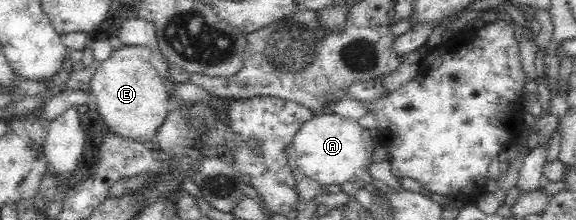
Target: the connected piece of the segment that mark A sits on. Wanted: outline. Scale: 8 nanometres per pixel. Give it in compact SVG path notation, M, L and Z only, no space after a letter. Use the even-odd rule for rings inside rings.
M334 112L315 113L292 138L297 154L297 166L307 178L311 178L324 187L330 184L343 184L352 181L355 173L367 164L370 155L367 150L370 142L358 121L343 117Z

